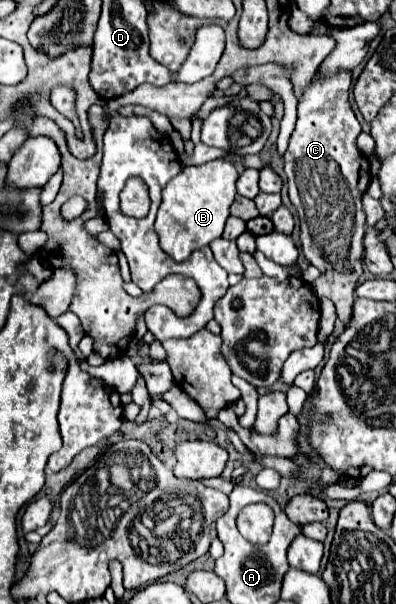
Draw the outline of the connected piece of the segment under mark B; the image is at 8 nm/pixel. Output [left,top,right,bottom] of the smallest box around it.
[154,159,238,261]

